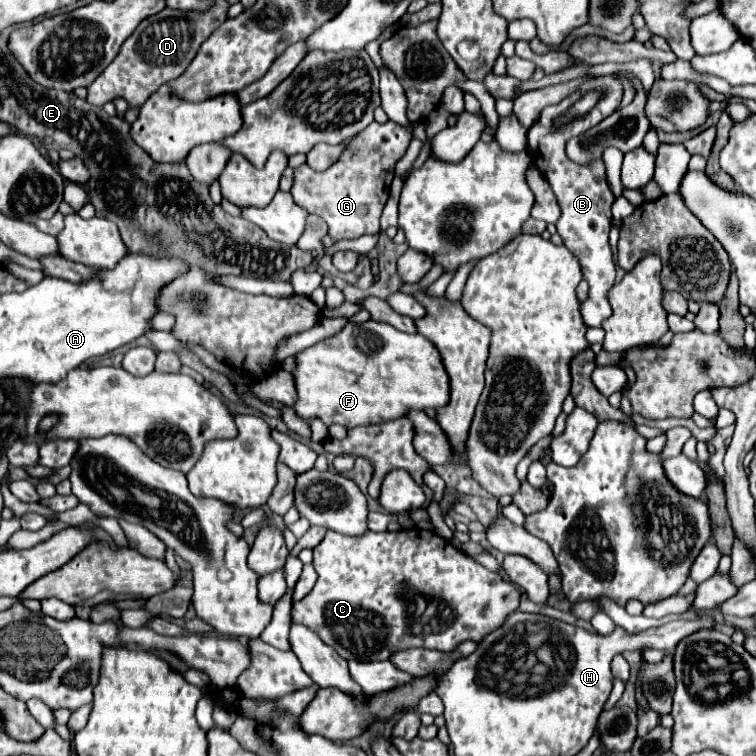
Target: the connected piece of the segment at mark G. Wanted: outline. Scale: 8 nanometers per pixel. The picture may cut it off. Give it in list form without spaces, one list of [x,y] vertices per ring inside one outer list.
[[[372,122],[364,132],[354,136],[354,142],[350,144],[350,148],[328,170],[314,172],[306,164],[302,164],[300,168],[294,170],[296,180],[294,180],[292,196],[294,196],[296,204],[300,204],[306,212],[318,214],[320,218],[324,218],[324,222],[328,224],[328,234],[334,240],[380,233],[380,216],[382,216],[382,208],[388,200],[388,190],[390,190],[392,178],[394,178],[394,166],[404,156],[410,140],[412,140],[412,128],[402,128],[396,122],[386,122],[386,124]]]

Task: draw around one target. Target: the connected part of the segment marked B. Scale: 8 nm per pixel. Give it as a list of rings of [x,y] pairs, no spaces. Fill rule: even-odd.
[[[610,74],[610,76],[598,76],[592,78],[588,82],[584,82],[580,88],[576,88],[570,96],[566,96],[560,104],[548,106],[540,112],[540,118],[536,120],[536,124],[532,124],[532,128],[528,130],[528,148],[530,148],[530,158],[532,164],[538,166],[538,170],[544,174],[544,178],[550,182],[558,204],[562,208],[560,220],[556,222],[558,234],[564,240],[564,246],[578,258],[580,268],[584,272],[584,280],[590,284],[588,290],[588,298],[580,304],[580,312],[584,316],[584,322],[588,326],[600,326],[610,314],[612,308],[608,304],[606,292],[614,286],[614,276],[616,276],[616,264],[612,260],[612,252],[610,252],[610,244],[608,244],[608,232],[610,232],[610,224],[612,224],[612,214],[610,208],[616,200],[616,196],[610,190],[608,178],[606,178],[606,168],[604,168],[604,160],[592,160],[590,164],[582,166],[582,164],[574,164],[568,156],[566,156],[566,142],[572,136],[580,136],[586,130],[594,128],[596,124],[600,124],[606,116],[610,116],[620,100],[622,100],[622,82]],[[592,88],[606,88],[604,98],[594,106],[594,110],[586,116],[586,122],[572,122],[566,128],[558,130],[558,132],[548,132],[552,128],[552,118],[560,116],[562,112],[566,112],[576,100],[580,100],[584,96],[584,92],[592,90]]]

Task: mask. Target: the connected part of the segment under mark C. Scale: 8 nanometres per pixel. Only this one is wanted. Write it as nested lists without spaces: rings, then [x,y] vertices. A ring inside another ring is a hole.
[[[420,528],[398,532],[368,530],[362,538],[328,530],[324,540],[314,548],[312,566],[318,580],[308,596],[292,604],[292,620],[312,628],[344,660],[388,660],[392,652],[406,648],[450,652],[464,640],[480,642],[486,634],[500,628],[504,618],[518,610],[520,602],[520,594],[512,582],[474,562],[436,532]]]

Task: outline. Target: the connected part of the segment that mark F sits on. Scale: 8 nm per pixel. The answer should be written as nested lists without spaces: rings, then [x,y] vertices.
[[[348,322],[338,334],[302,350],[296,354],[296,368],[292,372],[298,400],[294,404],[296,416],[302,420],[320,418],[326,426],[340,424],[354,428],[362,424],[382,424],[388,420],[402,418],[406,410],[442,408],[450,400],[448,374],[442,366],[442,358],[434,344],[420,334],[404,334],[384,322]]]

